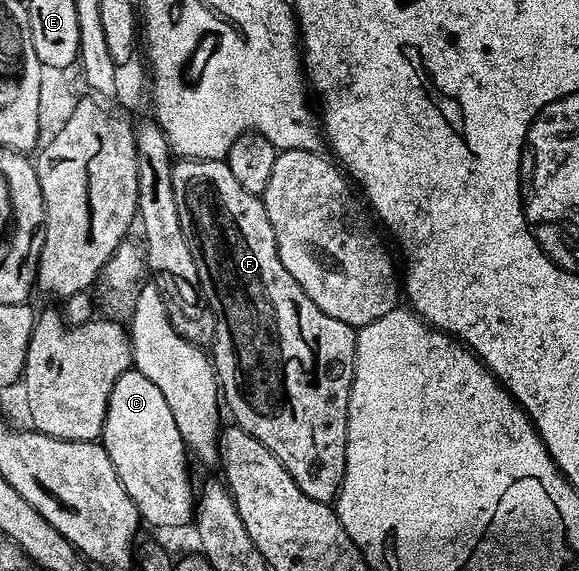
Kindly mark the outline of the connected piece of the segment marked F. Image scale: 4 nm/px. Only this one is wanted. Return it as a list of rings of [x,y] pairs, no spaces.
[[[181,158],[173,165],[173,189],[175,190],[175,206],[179,210],[179,226],[183,226],[183,234],[186,236],[187,244],[191,248],[191,255],[195,260],[195,267],[198,270],[198,282],[200,294],[204,303],[208,304],[209,309],[214,314],[214,336],[211,341],[211,359],[213,362],[213,370],[217,373],[217,383],[219,385],[220,395],[223,397],[224,407],[234,416],[236,427],[247,430],[247,434],[251,434],[259,442],[263,442],[263,446],[267,446],[267,450],[271,450],[271,454],[275,454],[275,458],[279,458],[279,462],[291,474],[291,478],[295,478],[295,482],[299,486],[299,490],[303,490],[303,494],[307,494],[307,498],[315,498],[319,502],[329,504],[336,501],[338,492],[341,491],[341,483],[343,482],[343,474],[345,473],[345,447],[347,446],[347,418],[349,417],[349,391],[353,385],[353,362],[357,358],[357,332],[350,324],[339,322],[339,318],[331,318],[327,314],[323,314],[323,310],[319,310],[319,306],[315,306],[315,302],[311,302],[311,298],[307,298],[307,294],[299,286],[299,282],[295,282],[295,278],[291,278],[291,274],[287,274],[287,266],[283,266],[283,262],[279,259],[279,250],[275,242],[275,230],[271,226],[271,218],[267,218],[267,210],[265,209],[264,199],[258,193],[248,192],[243,186],[239,186],[239,181],[235,178],[235,174],[231,174],[228,163],[225,160],[190,160]]]

